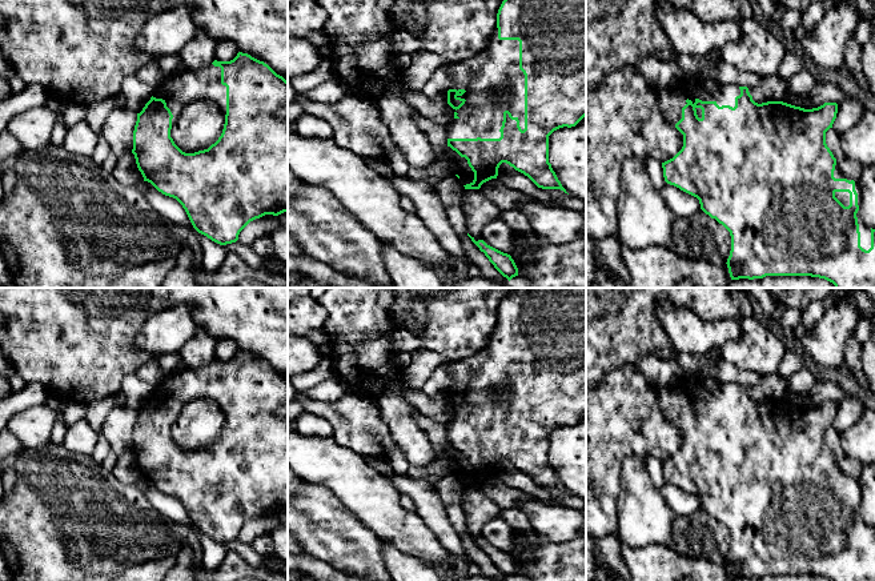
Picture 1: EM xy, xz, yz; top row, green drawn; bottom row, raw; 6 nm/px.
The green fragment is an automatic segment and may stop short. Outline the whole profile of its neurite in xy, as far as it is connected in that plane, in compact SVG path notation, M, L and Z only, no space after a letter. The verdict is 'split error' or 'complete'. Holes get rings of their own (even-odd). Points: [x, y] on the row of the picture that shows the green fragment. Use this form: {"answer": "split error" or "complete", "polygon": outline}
{"answer": "split error", "polygon": "M242 52L230 61L214 60L202 69L185 68L166 77L137 113L132 153L144 181L176 199L198 233L220 245L236 243L250 221L265 215L278 216L288 212L288 81L264 61ZM200 100L213 101L220 108L225 116L224 129L208 149L185 153L174 144L170 129L182 108Z"}

